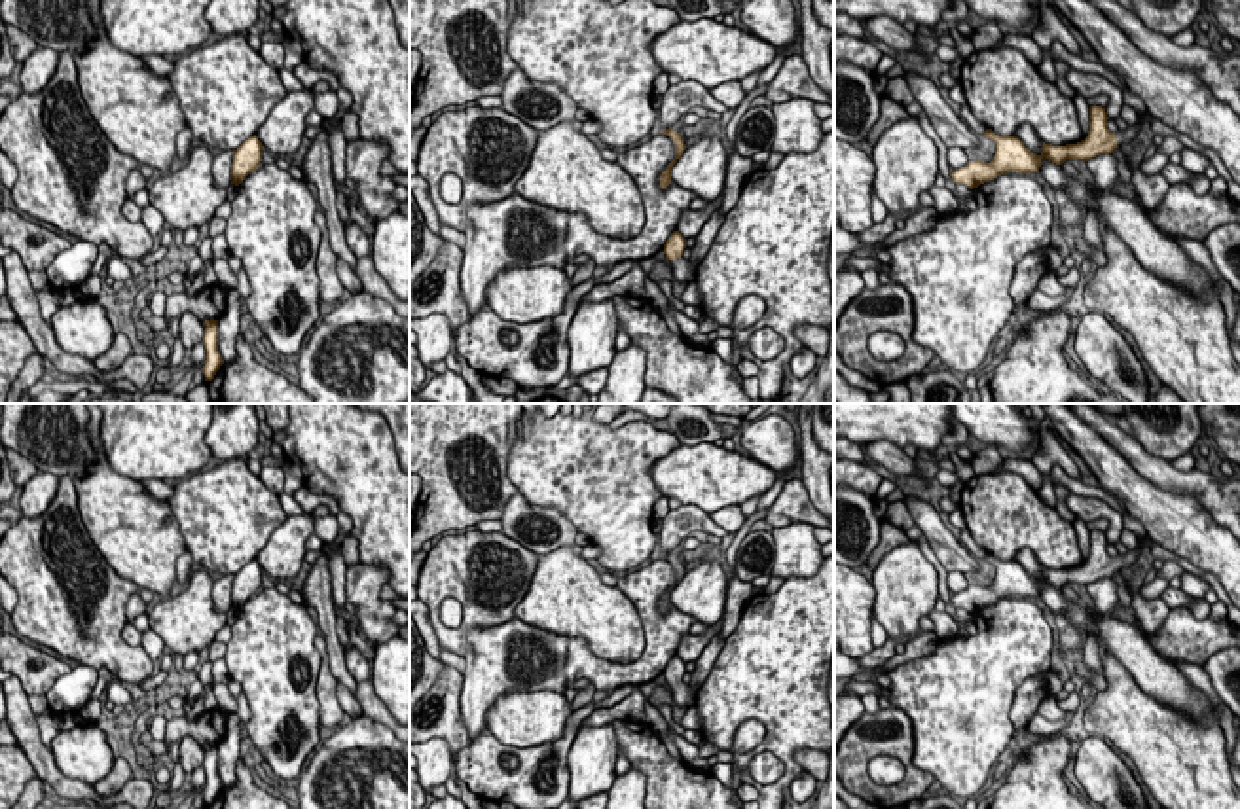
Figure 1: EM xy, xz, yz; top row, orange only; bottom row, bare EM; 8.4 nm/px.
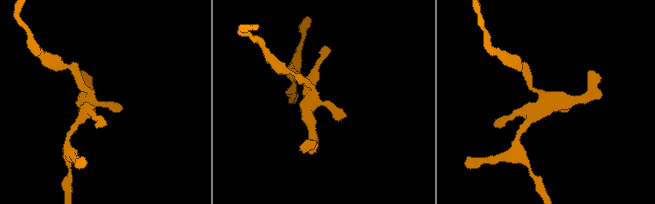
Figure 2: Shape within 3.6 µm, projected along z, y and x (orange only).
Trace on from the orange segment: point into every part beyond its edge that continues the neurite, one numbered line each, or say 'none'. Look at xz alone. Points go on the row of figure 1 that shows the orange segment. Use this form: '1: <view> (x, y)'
1: xz (683, 271)

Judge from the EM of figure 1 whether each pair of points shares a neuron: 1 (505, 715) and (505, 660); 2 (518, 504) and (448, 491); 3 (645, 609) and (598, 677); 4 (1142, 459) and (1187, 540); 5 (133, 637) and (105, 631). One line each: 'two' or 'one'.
1: two
2: two
3: one
4: two
5: two

